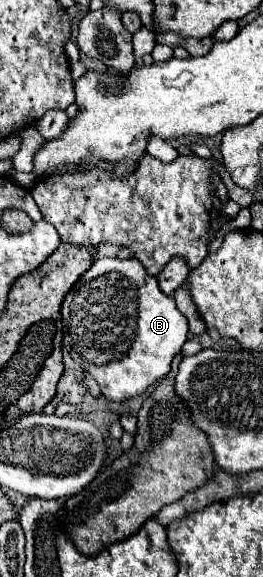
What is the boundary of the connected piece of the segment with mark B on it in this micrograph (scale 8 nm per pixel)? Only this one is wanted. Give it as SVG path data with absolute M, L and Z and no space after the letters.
M99 258L69 290L61 304L63 314L63 346L67 354L87 370L101 386L101 392L111 402L123 402L147 392L157 380L167 376L171 360L187 340L187 318L177 310L175 300L159 290L137 258Z

